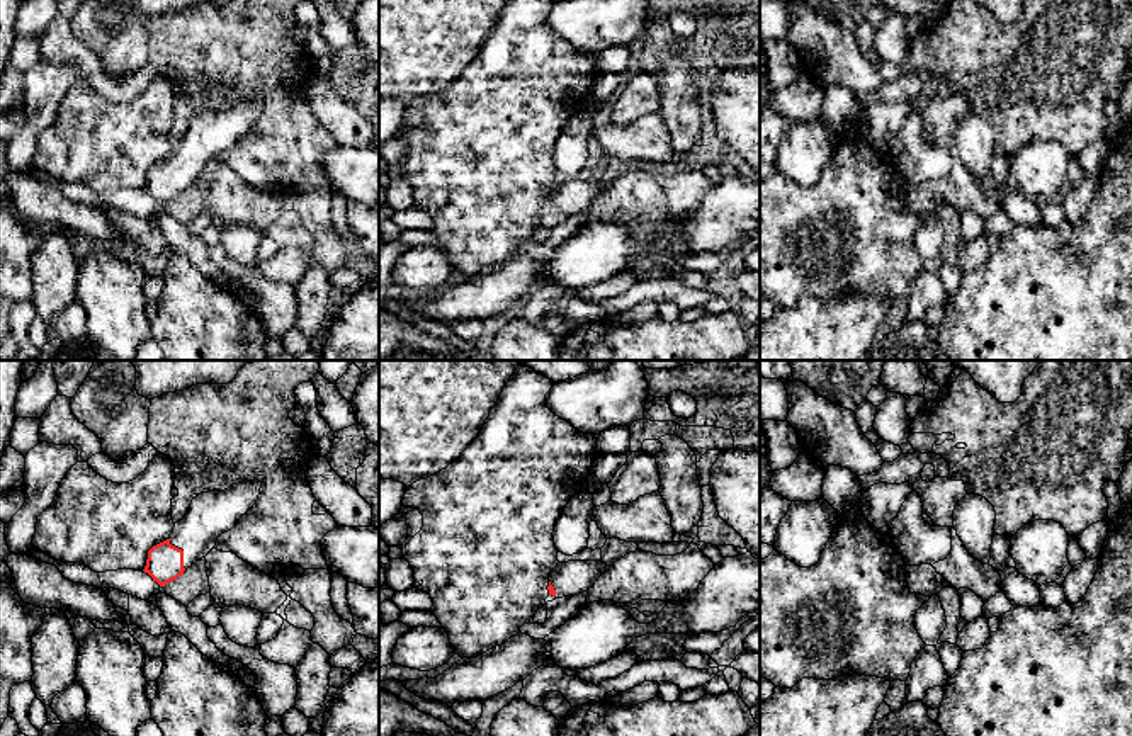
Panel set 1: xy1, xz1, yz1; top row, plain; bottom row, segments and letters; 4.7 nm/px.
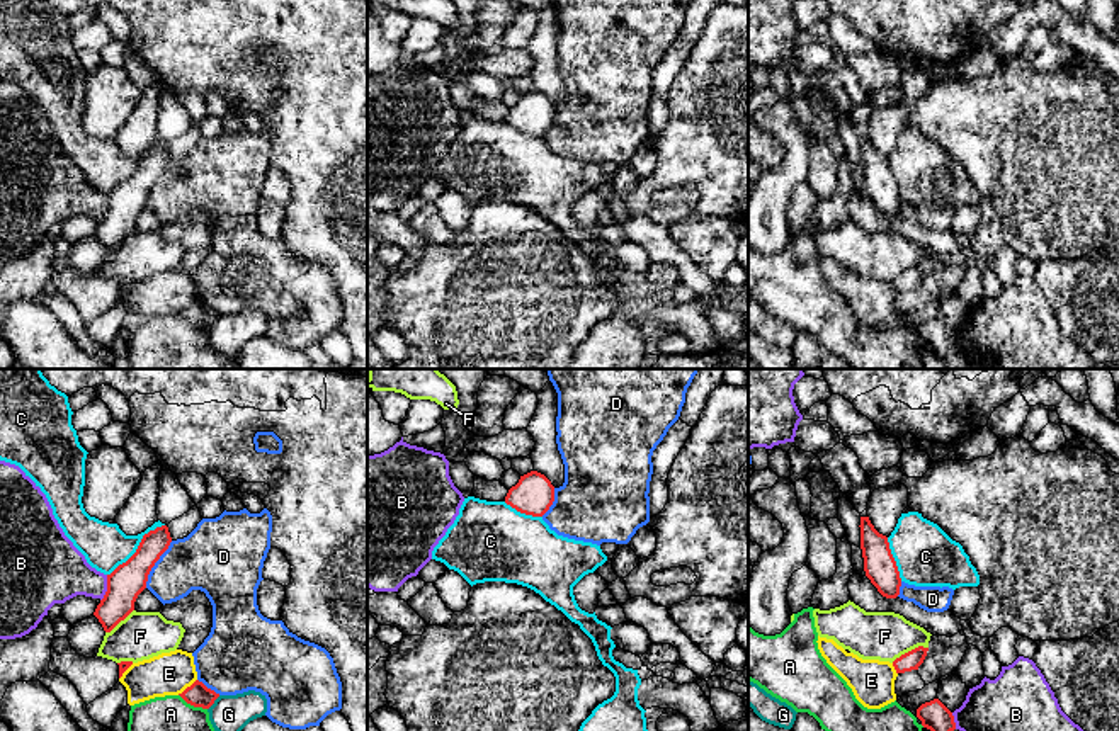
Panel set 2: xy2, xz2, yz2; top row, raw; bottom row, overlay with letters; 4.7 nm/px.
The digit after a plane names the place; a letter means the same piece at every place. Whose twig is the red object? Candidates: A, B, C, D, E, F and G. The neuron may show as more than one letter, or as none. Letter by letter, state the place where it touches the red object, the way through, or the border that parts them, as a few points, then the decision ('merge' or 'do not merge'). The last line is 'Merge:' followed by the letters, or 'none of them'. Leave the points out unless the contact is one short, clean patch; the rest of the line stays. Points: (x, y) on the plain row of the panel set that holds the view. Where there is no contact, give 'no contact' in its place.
A: meets red in xy2 at (193, 323); border along xy2 (179, 313), (187, 322), (206, 328); do not merge
B: meets red in xy2 at (107, 208); do not merge
C: meets red in xy2 at (138, 167); border along xy2 (164, 143), (150, 148), (138, 167), (107, 194); do not merge
D: meets red in xy2 at (153, 184); do not merge
E: meets red in xy2 at (187, 306); do not merge
F: meets red in yz2 at (908, 271); border along yz2 (927, 266), (908, 269), (891, 281); do not merge
G: meets red in xy2 at (213, 322); border along xy2 (220, 315), (208, 328); do not merge
Merge: none of them

